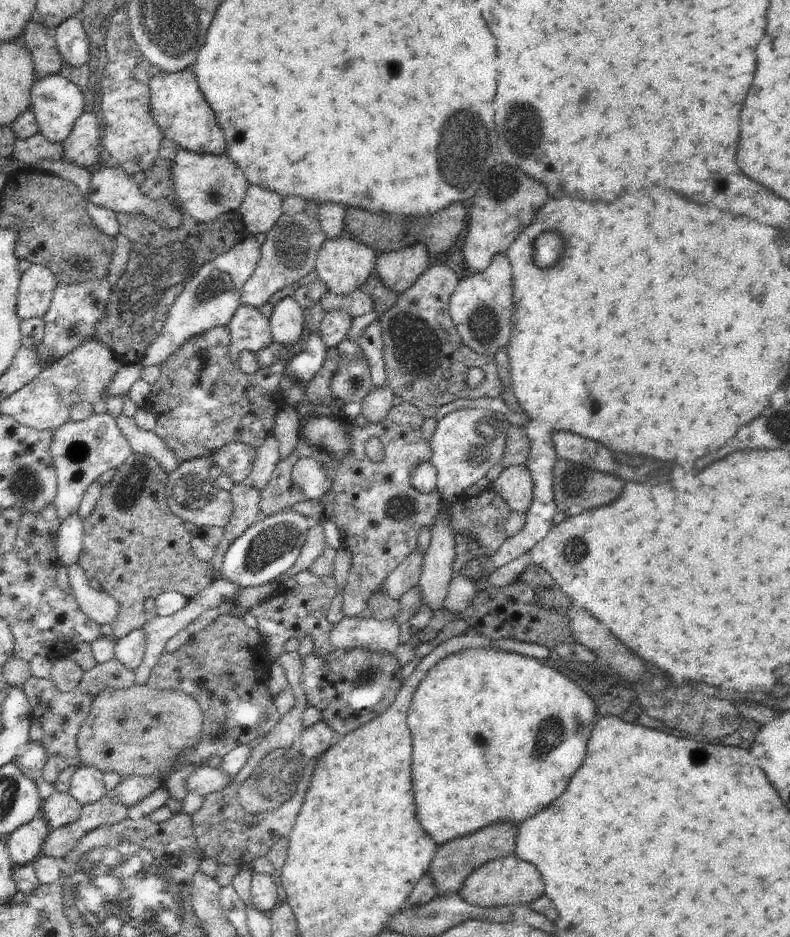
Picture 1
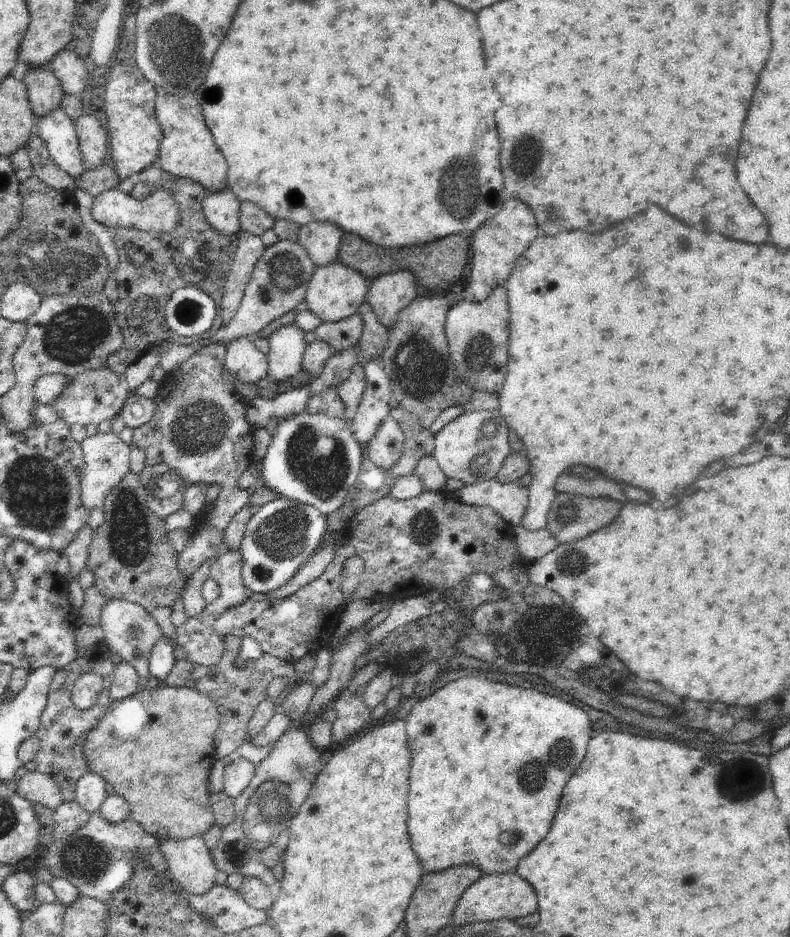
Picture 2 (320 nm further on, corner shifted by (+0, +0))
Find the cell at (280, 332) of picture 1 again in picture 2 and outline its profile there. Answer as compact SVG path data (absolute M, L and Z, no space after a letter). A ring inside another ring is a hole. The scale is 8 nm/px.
M296 322L279 328L269 338L268 372L276 382L284 382L301 372L307 348L306 332Z

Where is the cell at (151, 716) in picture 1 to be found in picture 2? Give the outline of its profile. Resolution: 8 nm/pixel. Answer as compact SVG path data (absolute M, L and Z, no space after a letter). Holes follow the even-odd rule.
M147 688L123 700L116 700L107 706L106 713L86 738L83 752L88 771L102 776L108 785L114 787L115 794L124 796L130 808L130 818L150 836L176 841L202 837L215 824L208 778L217 761L214 740L218 718L216 704L193 688Z

